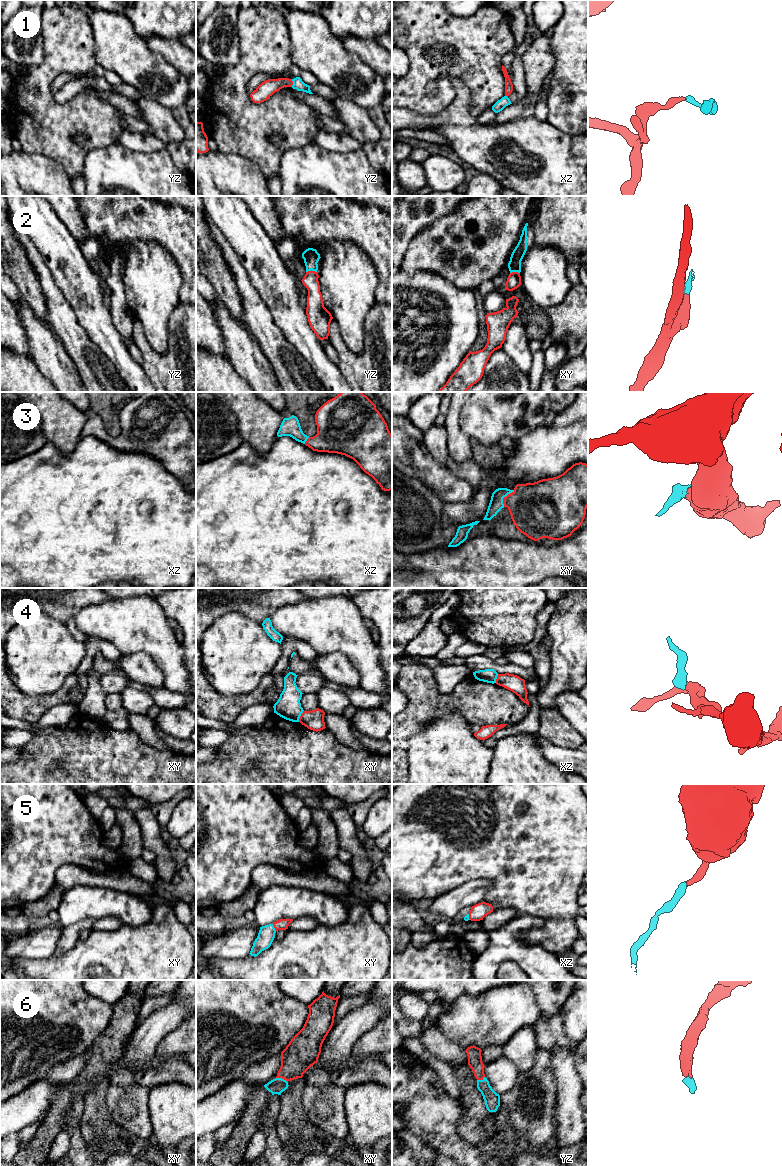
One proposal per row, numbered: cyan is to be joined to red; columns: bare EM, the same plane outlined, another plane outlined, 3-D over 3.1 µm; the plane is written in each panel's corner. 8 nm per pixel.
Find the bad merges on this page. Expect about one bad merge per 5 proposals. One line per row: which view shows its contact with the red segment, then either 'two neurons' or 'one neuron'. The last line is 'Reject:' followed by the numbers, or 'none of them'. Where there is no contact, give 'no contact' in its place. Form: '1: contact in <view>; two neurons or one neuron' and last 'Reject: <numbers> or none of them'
1: contact in yz; one neuron
2: contact in yz; one neuron
3: contact in xy; one neuron
4: contact in xy; two neurons
5: contact in xy; one neuron
6: contact in xy; one neuron
Reject: 4

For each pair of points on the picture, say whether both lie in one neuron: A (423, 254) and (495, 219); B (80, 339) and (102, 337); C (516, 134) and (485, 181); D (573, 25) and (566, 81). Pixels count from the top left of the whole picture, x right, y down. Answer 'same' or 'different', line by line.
A: same
B: different
C: different
D: same

